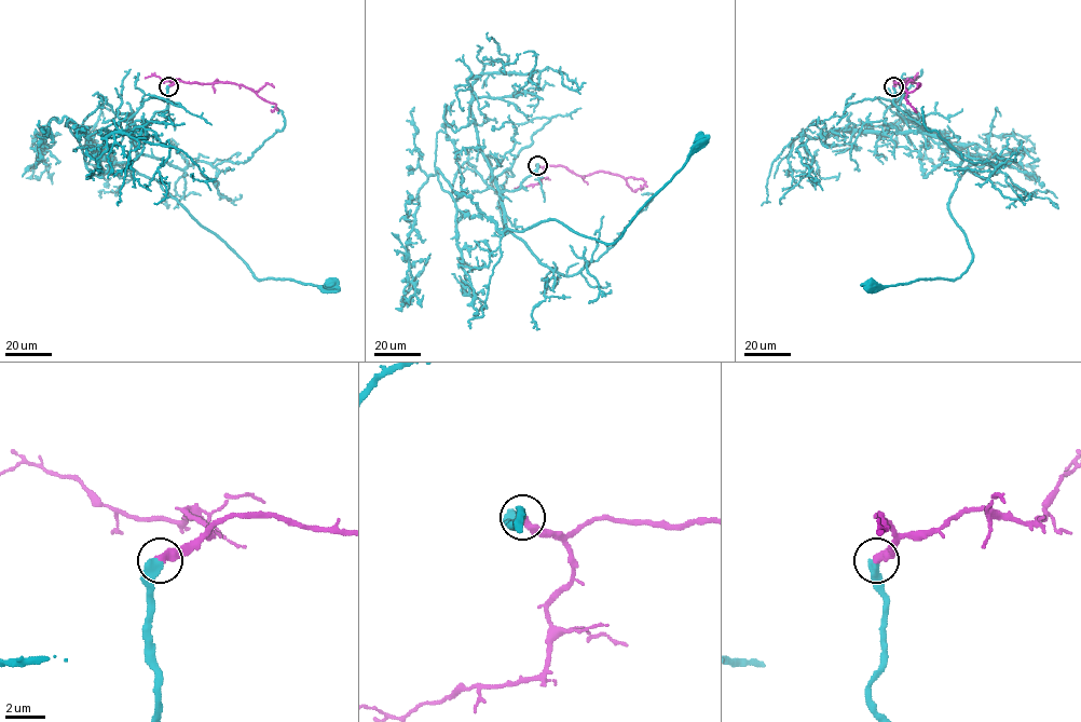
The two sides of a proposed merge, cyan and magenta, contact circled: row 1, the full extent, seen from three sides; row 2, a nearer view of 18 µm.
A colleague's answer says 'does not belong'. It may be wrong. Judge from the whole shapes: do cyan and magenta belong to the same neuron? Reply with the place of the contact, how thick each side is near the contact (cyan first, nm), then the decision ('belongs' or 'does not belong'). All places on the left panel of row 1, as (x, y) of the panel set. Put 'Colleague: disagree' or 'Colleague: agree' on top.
Colleague: disagree
place (168, 86); calibres 480 and 440 nm; belongs

